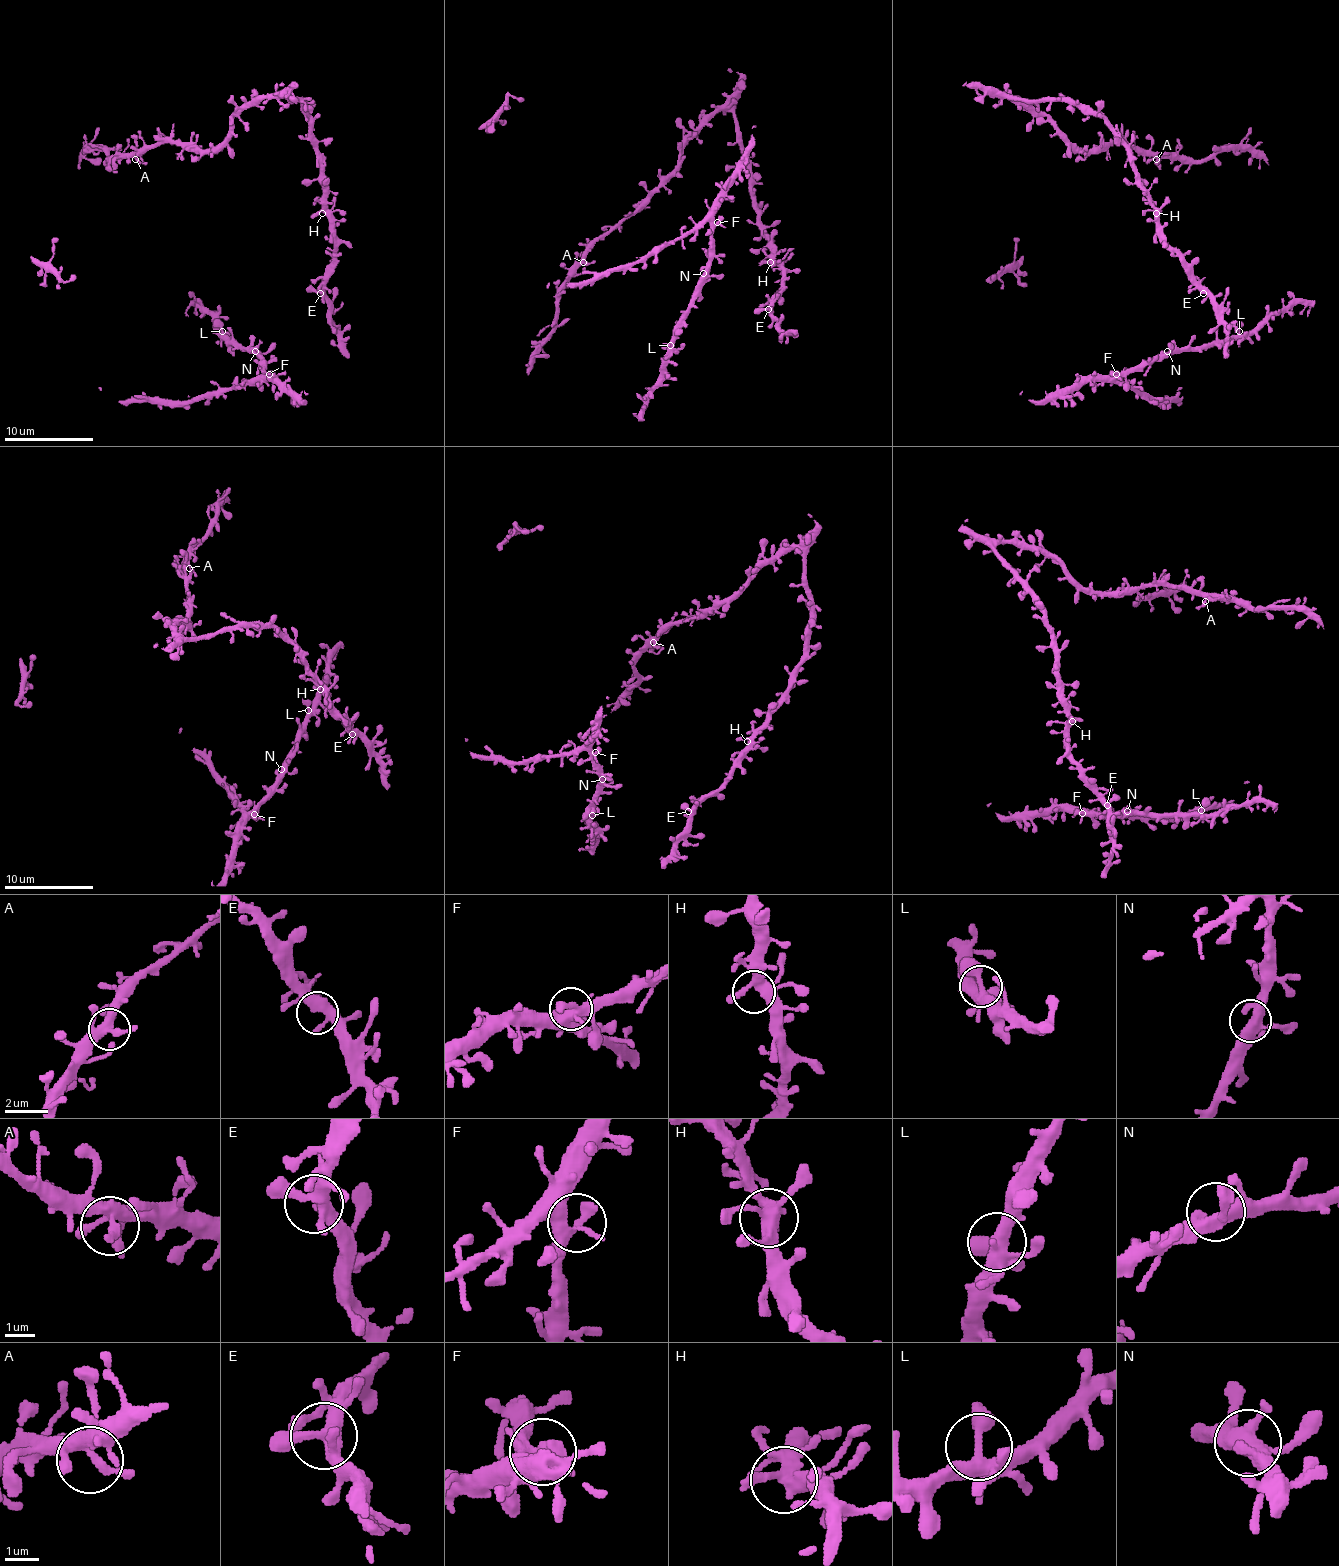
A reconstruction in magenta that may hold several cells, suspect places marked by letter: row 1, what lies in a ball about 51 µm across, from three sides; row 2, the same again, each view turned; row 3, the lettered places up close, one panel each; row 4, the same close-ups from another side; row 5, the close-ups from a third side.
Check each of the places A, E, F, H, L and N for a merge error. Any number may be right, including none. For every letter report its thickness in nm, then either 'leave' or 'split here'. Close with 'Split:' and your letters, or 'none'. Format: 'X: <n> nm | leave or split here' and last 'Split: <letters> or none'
A: 320 nm | leave
E: 400 nm | leave
F: 340 nm | leave
H: 400 nm | leave
L: 360 nm | leave
N: 400 nm | leave
Split: none

